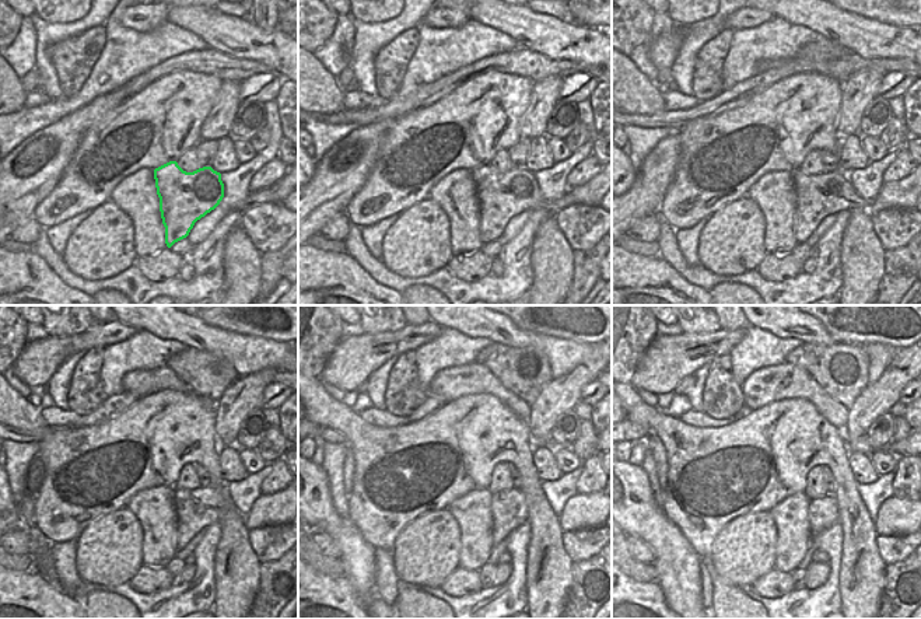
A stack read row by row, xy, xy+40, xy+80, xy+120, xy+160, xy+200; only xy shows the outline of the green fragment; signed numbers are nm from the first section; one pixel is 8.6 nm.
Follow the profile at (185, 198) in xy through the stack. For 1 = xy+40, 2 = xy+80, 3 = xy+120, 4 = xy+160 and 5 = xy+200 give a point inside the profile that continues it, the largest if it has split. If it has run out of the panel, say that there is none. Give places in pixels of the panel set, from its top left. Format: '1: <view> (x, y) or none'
1: xy+40 (501, 196)
2: xy+80 (826, 193)
3: xy+120 (196, 509)
4: xy+160 (508, 509)
5: xy+200 (823, 511)

